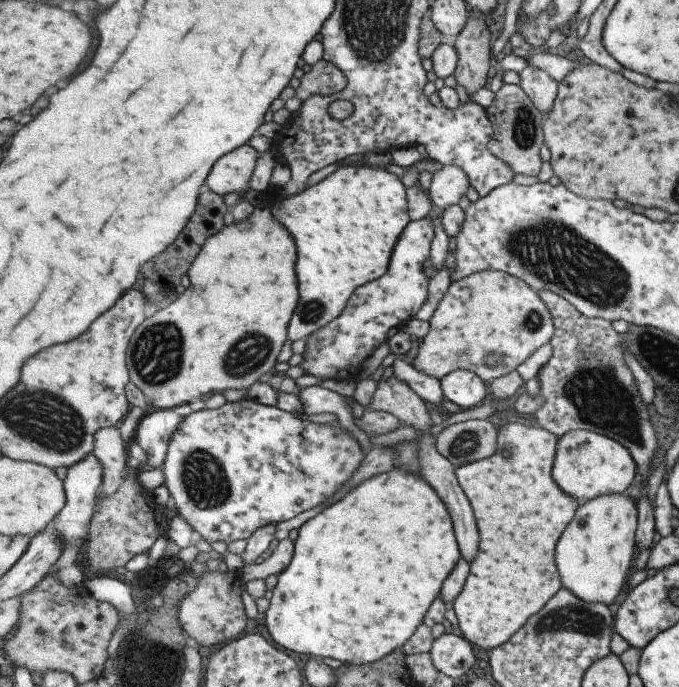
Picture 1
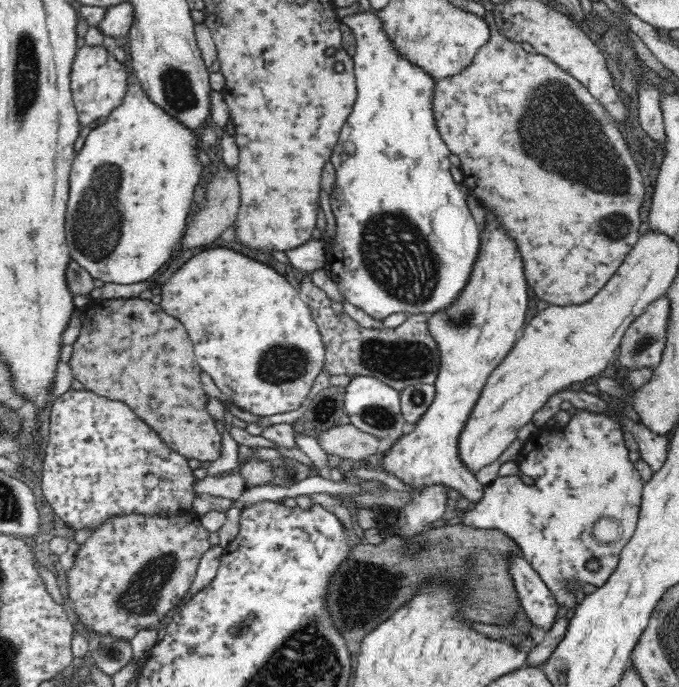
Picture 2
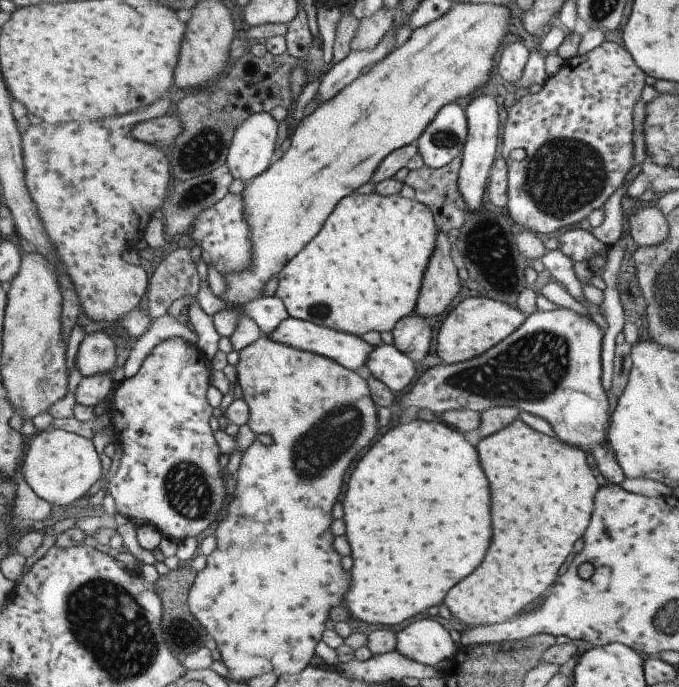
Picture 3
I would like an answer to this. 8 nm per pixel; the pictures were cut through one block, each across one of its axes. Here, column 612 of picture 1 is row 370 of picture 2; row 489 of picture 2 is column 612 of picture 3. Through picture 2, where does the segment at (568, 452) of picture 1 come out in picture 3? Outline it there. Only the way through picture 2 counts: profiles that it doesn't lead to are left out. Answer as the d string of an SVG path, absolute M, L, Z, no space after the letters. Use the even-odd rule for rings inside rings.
M565 307L551 311L534 312L527 316L521 328L510 334L502 343L494 346L489 352L465 362L435 365L425 371L412 389L400 399L403 407L427 408L436 417L445 412L459 408L469 408L477 412L485 412L490 407L519 407L547 421L556 434L556 438L571 446L577 446L594 455L602 476L615 485L627 480L623 467L611 450L605 434L609 435L611 426L611 406L607 398L607 390L603 386L603 362L601 362L601 344L604 331L597 326L591 316L581 315Z

